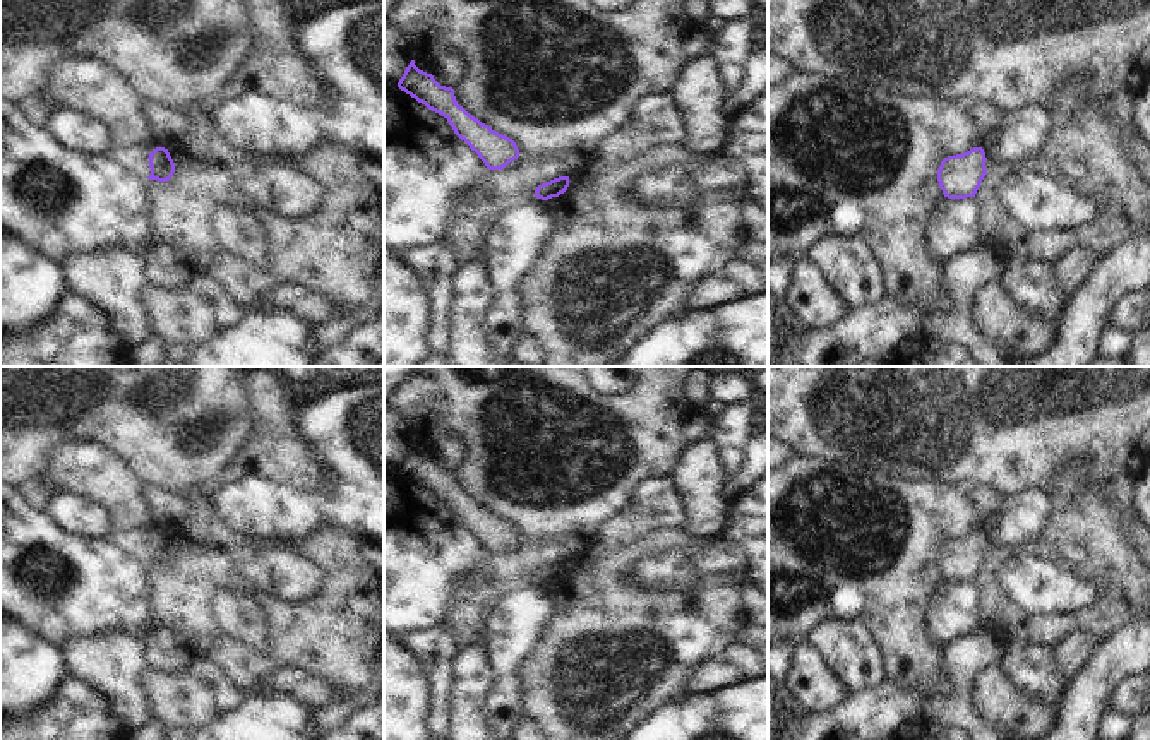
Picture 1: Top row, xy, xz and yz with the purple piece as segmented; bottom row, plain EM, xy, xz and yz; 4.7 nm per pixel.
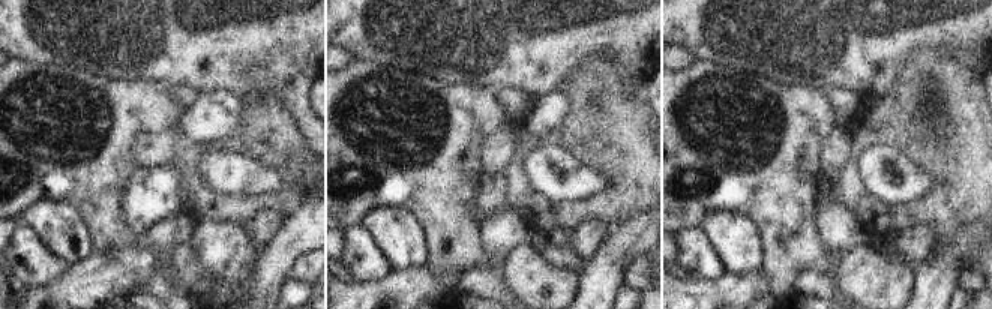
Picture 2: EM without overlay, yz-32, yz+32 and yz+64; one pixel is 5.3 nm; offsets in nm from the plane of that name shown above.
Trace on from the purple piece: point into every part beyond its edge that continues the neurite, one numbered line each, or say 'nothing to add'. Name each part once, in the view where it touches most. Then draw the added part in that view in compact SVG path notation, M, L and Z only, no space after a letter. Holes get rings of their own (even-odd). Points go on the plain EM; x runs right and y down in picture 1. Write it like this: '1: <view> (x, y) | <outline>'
nothing to add

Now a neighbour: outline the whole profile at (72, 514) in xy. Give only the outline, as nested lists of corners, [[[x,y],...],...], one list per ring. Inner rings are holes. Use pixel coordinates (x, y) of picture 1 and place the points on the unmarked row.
[[[55,492],[46,502],[45,514],[67,533],[84,538],[108,538],[105,509],[81,497]]]

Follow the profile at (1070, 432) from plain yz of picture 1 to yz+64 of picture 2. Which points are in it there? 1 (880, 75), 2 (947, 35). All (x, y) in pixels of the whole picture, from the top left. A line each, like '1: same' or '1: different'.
1: same
2: same

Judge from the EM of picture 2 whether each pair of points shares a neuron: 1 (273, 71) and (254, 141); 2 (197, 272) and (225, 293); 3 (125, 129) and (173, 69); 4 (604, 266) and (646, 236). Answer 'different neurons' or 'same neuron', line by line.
1: different neurons
2: same neuron
3: different neurons
4: same neuron

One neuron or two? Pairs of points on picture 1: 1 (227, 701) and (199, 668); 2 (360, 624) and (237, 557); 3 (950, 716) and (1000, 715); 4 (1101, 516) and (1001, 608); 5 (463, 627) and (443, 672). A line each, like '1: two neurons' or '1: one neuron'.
1: one neuron
2: two neurons
3: two neurons
4: one neuron
5: two neurons

